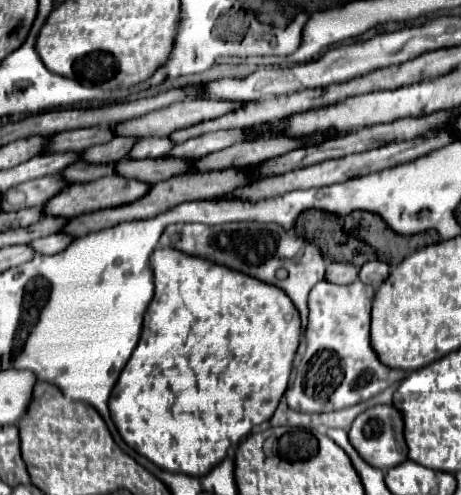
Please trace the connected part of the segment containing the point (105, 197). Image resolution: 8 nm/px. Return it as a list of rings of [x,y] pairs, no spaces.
[[[108,175],[90,183],[72,183],[66,185],[60,193],[54,195],[54,199],[48,199],[42,207],[44,215],[52,215],[52,217],[64,217],[64,219],[72,219],[76,215],[82,213],[92,213],[98,209],[106,209],[106,207],[118,207],[124,203],[132,203],[134,199],[140,199],[146,191],[150,189],[148,183],[136,181],[136,179],[122,179],[120,175]]]

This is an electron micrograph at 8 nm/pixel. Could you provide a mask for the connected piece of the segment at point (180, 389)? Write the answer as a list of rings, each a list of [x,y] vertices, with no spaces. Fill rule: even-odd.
[[[156,249],[150,255],[150,269],[154,273],[154,297],[144,315],[144,329],[142,329],[138,347],[134,349],[126,367],[122,369],[120,379],[114,385],[114,391],[110,395],[110,401],[108,401],[110,415],[118,433],[126,441],[126,445],[132,447],[136,453],[140,453],[142,457],[150,459],[154,465],[172,473],[180,471],[186,475],[204,477],[212,467],[216,467],[226,457],[226,451],[230,445],[238,445],[250,433],[254,425],[268,421],[272,413],[276,411],[278,401],[288,387],[292,359],[300,343],[298,311],[294,311],[294,305],[290,303],[290,299],[286,299],[284,291],[278,291],[278,287],[274,289],[266,283],[258,283],[258,279],[250,279],[248,275],[238,275],[238,271],[226,271],[224,267],[218,267],[216,263],[206,263],[206,259],[194,259],[192,255],[182,255],[180,251]]]

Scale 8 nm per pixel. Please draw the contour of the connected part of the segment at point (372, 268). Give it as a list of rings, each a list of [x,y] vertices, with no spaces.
[[[370,261],[366,263],[360,273],[358,273],[358,279],[366,285],[372,285],[372,287],[380,287],[386,279],[388,279],[388,265],[382,263],[382,261]]]

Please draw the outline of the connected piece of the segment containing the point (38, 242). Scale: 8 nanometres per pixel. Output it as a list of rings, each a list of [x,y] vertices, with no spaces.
[[[54,233],[54,235],[48,235],[48,237],[42,237],[42,239],[34,239],[30,241],[28,247],[32,247],[36,253],[40,255],[54,255],[54,253],[60,253],[62,249],[66,249],[70,245],[72,237],[70,235],[64,235],[64,233]]]

